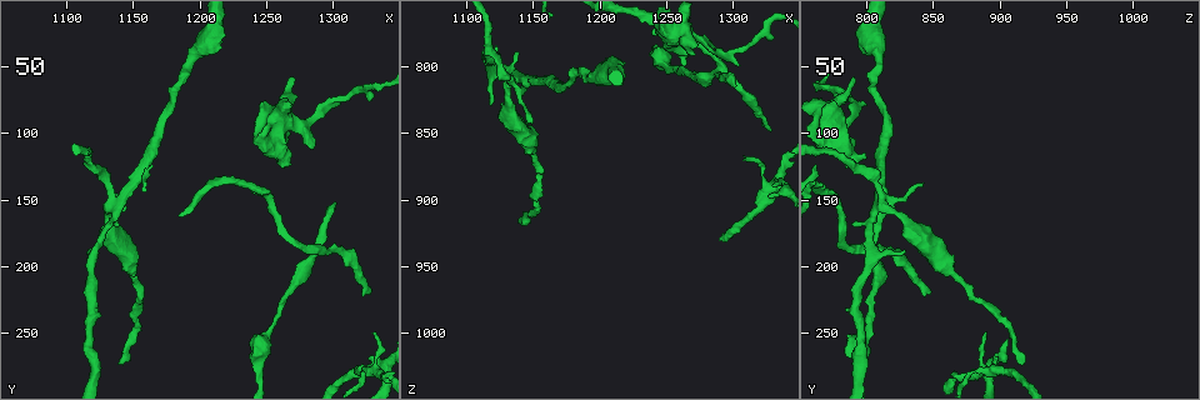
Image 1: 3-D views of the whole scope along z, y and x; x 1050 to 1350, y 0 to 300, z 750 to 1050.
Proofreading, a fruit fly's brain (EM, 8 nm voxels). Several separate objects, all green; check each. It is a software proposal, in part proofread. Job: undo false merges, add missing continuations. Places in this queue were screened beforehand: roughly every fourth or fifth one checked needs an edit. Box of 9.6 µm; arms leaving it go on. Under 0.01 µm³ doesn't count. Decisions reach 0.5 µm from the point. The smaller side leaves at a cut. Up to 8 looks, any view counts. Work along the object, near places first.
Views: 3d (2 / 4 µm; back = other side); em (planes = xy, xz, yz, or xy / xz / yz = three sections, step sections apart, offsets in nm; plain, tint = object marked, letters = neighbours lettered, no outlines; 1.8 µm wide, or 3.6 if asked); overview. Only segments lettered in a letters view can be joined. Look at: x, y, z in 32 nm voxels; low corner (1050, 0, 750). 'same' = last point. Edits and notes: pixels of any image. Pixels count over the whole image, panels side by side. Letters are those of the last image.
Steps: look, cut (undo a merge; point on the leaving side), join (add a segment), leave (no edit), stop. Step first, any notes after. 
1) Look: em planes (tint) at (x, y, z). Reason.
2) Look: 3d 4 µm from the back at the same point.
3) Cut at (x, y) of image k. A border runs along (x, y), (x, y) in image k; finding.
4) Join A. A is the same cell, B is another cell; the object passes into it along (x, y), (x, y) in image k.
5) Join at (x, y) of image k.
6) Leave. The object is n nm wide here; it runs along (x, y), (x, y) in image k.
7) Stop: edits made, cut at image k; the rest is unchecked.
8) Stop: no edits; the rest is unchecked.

Look: em planes (letters) at (1326, 222, 848). Branch stops here.

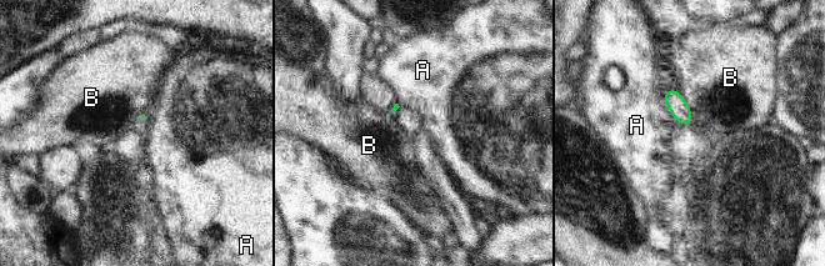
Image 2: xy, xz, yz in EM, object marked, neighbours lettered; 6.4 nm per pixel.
Leave. A and B are other cells; a border runs along (675, 88), (688, 104), (693, 124) in image 2; no lettered segment goes on from it.

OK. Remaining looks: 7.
Look: 3d 4 µm at (1288, 190, 802). Looks like a crossing.

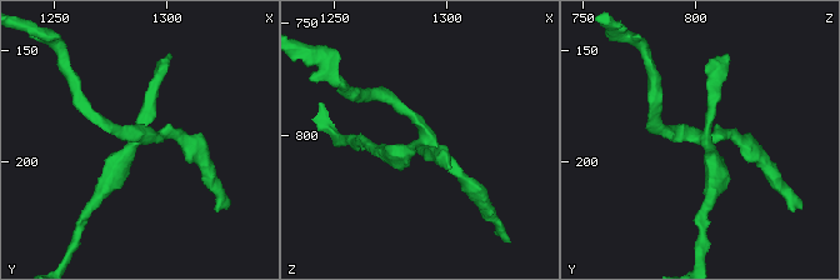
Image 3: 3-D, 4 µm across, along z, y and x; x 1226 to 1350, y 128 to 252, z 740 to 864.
Look: em planes (letters) at (1290, 188, 800). Now the EM.

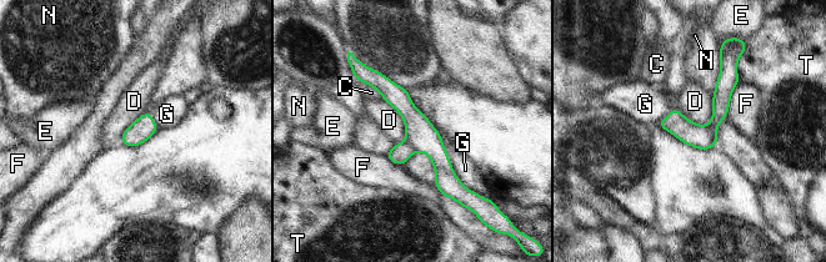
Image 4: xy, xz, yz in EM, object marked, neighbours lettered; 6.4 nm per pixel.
Cut at (699, 136) of image 4. The object is 150 nm wide here; C, D, E, F, G, N and T are other cells; the part that leaves runs along (365, 72), (411, 115), (451, 194) in image 4; a second neuron is stuck on.

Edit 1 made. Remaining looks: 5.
Look: 3d 4 µm at (1330, 278, 890).

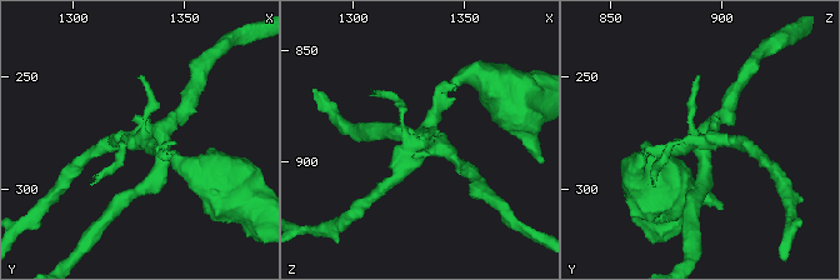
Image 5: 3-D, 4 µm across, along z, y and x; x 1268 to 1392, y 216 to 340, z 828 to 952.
Look: em yz step 8 (tint) at (1333, 278, 893).

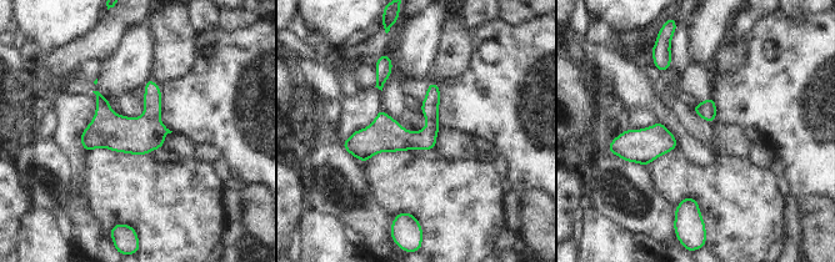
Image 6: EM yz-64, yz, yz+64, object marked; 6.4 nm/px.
Look: em yz step 8 (letters) at the same point.

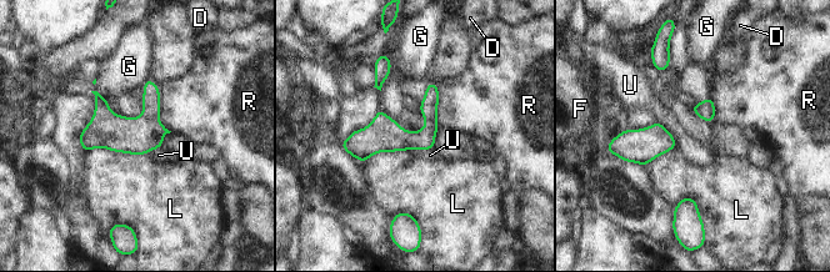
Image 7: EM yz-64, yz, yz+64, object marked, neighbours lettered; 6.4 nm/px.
Cut at (139, 135) of image 7. D, F, G, L, R and U are other cells; the part that leaves runs along (434, 125), (420, 139), (345, 145) in image 7; a second neuron is stuck on.

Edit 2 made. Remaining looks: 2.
Stop: edits made, cut at image 4, cut at image 7; the rest is unchecked.

